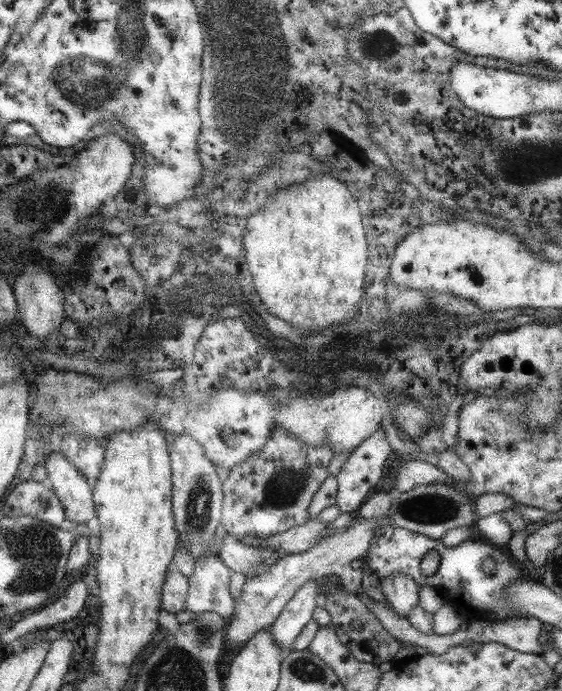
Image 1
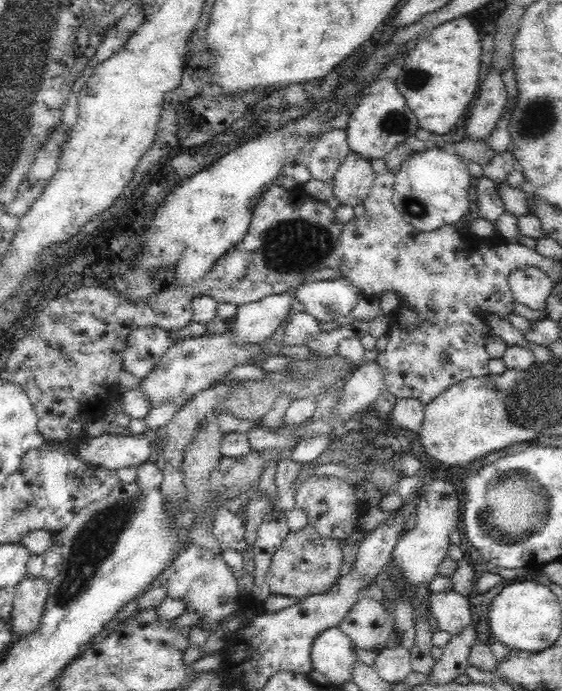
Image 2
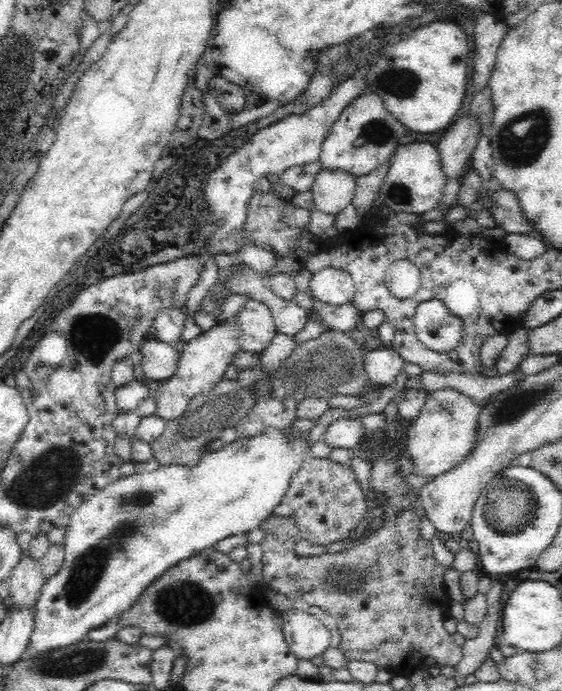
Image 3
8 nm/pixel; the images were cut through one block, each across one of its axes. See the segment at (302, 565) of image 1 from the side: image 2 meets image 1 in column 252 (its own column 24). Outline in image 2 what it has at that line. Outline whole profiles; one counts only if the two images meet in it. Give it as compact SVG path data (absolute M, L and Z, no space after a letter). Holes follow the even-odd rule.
M43 577L24 578L14 587L13 592L13 610L10 616L10 626L14 632L15 639L27 637L39 628L41 618L44 616L44 606L46 606L46 598L48 598L49 582Z

